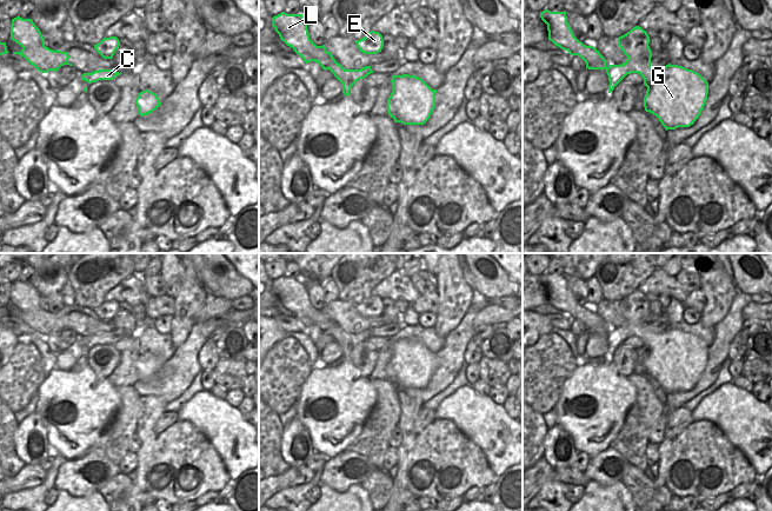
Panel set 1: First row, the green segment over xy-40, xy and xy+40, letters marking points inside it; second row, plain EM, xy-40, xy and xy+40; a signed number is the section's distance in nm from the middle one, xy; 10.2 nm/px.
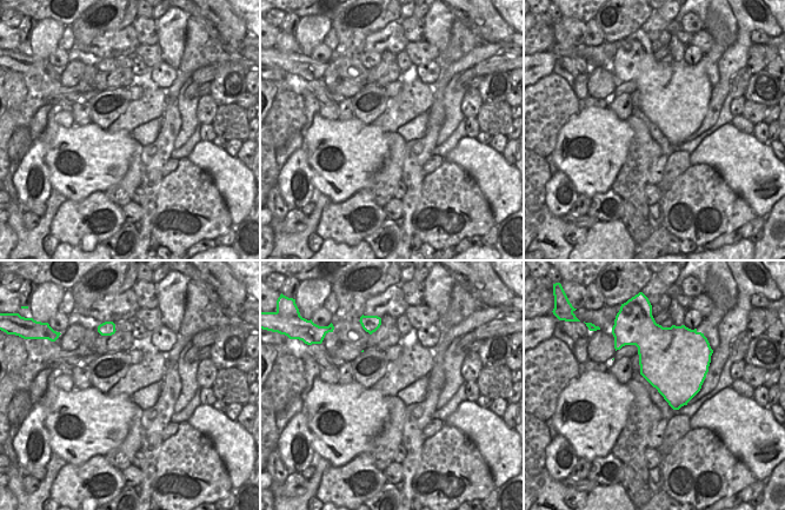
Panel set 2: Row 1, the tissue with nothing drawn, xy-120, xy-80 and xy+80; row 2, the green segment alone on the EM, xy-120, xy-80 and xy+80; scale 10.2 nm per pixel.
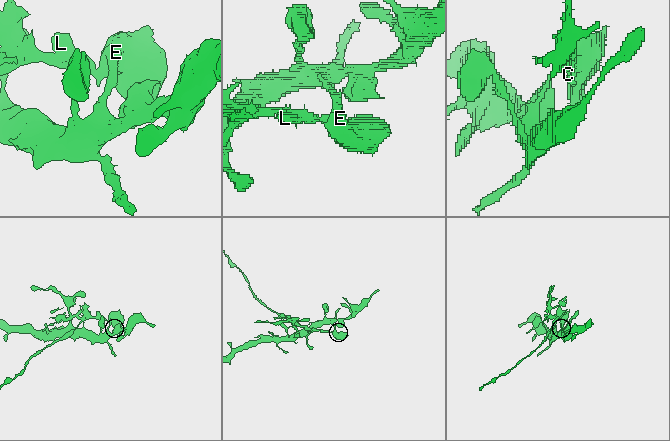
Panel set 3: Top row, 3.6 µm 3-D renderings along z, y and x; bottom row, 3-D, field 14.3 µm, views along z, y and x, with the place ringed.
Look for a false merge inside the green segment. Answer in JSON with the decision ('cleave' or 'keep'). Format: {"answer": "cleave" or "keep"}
{"answer": "cleave"}

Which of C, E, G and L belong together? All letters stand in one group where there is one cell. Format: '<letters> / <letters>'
C E G / L

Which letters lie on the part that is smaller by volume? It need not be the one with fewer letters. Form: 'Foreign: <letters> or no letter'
Foreign: L

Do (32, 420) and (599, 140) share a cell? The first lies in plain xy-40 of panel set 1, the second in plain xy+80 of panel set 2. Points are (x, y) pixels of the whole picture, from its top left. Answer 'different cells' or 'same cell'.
different cells

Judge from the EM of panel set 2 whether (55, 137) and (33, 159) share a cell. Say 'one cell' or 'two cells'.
two cells

